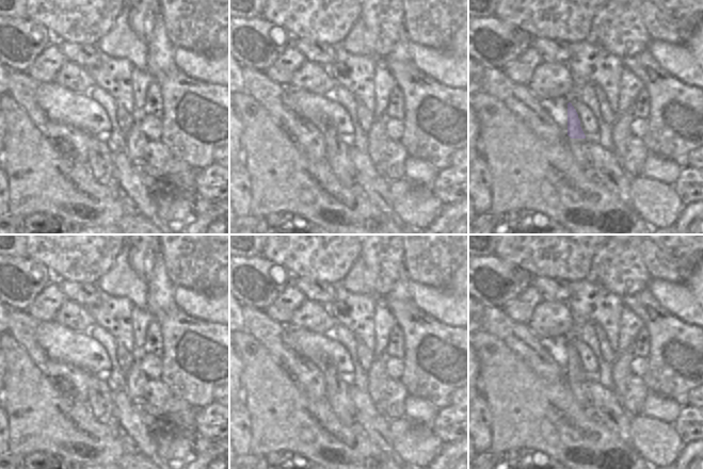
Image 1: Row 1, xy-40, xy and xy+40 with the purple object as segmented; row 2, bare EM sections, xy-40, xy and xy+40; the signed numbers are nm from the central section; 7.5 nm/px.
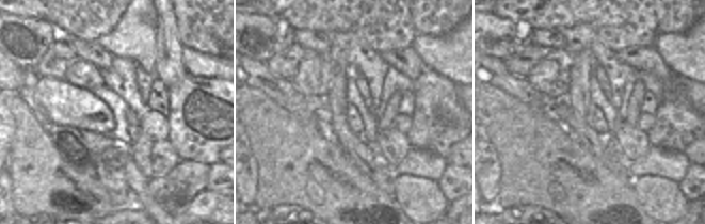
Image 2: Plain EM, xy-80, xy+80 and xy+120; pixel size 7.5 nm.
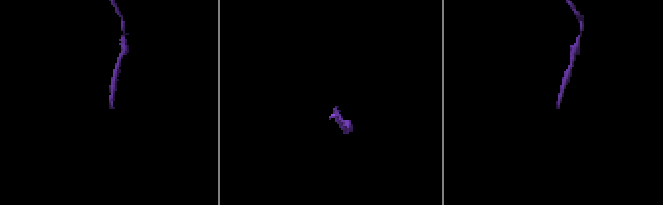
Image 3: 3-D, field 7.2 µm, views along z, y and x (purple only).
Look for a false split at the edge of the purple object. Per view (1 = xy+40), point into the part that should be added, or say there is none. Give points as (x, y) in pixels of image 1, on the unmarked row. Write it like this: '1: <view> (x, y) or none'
1: xy+40 (557, 346)

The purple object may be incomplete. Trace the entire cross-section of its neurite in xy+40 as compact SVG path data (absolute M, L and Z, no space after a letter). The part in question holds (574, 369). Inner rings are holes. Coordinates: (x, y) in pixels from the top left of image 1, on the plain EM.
M575 333L569 337L541 339L541 342L561 368L563 382L572 391L576 402L593 415L591 402L585 391L587 376L594 375L598 370L591 349Z

